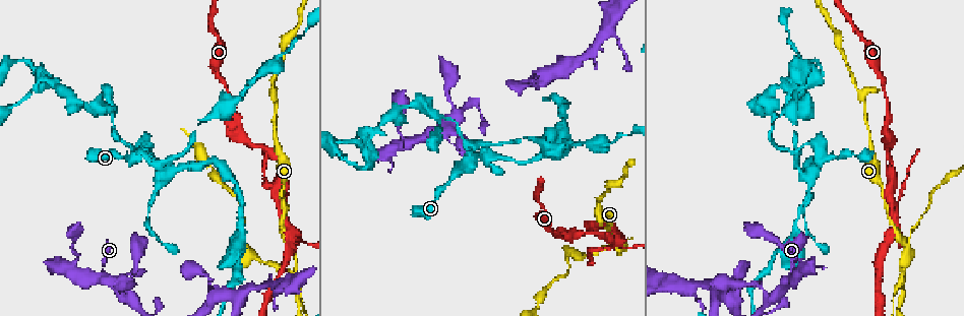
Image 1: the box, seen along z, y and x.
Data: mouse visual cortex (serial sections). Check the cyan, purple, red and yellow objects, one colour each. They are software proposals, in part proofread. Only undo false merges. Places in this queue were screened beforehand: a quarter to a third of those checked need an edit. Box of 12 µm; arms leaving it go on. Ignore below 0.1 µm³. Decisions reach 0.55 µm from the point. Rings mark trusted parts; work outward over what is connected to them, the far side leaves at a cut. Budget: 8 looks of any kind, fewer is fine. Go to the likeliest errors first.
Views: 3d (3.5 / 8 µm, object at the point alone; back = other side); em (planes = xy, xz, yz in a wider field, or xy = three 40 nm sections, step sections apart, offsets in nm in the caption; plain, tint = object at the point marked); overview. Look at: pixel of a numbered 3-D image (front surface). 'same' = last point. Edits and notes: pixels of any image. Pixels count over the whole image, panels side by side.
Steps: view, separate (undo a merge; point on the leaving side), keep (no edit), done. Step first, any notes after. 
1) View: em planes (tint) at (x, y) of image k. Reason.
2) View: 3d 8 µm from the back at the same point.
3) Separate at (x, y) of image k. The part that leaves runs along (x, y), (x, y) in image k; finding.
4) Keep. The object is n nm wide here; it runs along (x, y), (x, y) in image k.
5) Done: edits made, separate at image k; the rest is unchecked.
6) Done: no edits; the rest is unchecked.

View: 3d 3.5 µm from the back at (297, 268) of image 1. Three arms meet.

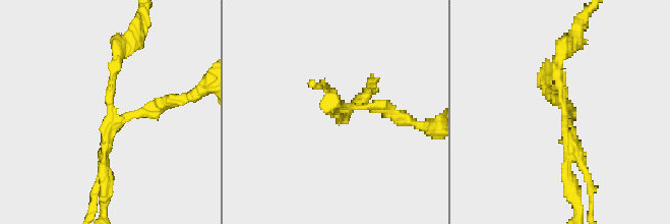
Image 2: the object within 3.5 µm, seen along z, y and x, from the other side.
View: em planes (tint) at (564, 113) of image 2. 3 arms meet here; the arms are 150, 150, 200 nm wide; need the tissue.

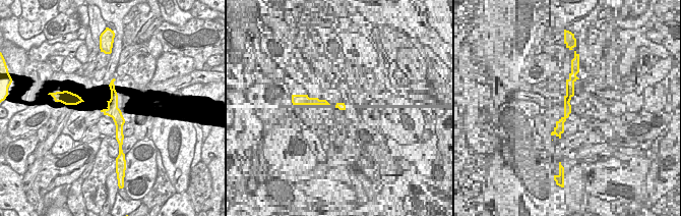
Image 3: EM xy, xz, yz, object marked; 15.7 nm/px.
View: em xy step 3 (tint) at the same point.

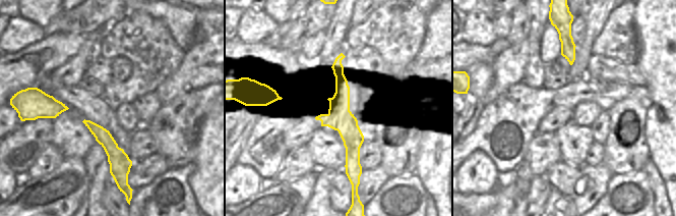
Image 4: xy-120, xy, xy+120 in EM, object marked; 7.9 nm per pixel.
Separate at (151, 104) of image 2. Two cells meet here.

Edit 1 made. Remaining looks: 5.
View: overview. See it whole again.

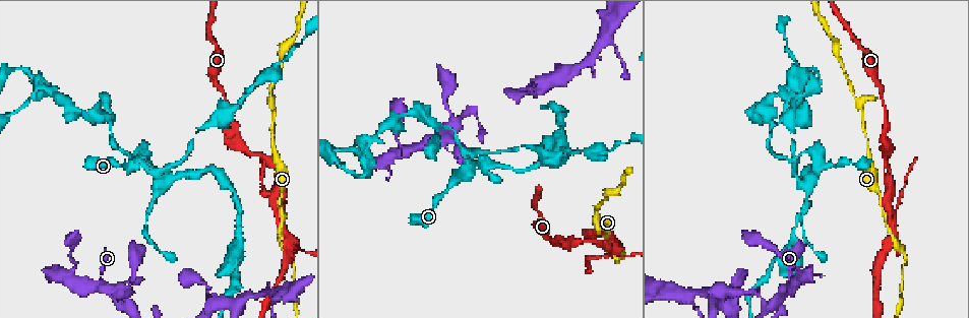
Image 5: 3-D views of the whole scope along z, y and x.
View: 3d 3.5 µm at (140, 160) of image 5.

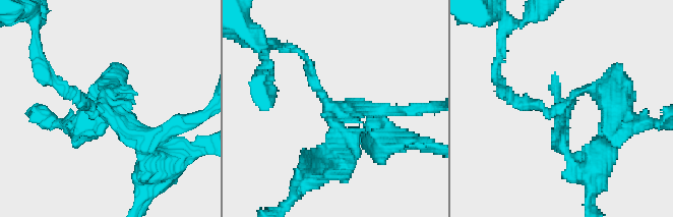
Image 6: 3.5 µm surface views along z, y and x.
View: em xy step 1 (tint) at (103, 107) of image 6. 3 arms meet here; the arms are 150, 200, 450 nm wide; need the tissue.

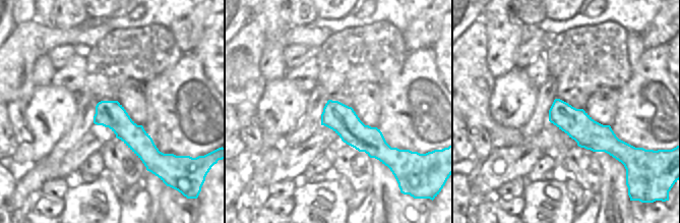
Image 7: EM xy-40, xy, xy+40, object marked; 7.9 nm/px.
Keep. The object is 220 nm wide here; it runs along (104, 102), (141, 158) in image 6; all the same cell.

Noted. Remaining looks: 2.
View: em xy step 5 (tint) at (435, 128) of image 5.

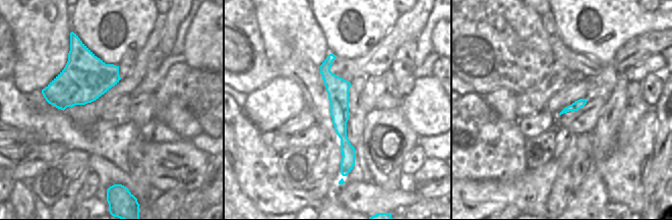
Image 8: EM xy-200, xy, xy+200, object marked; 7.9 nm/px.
View: 3d 3.5 µm at the same point.

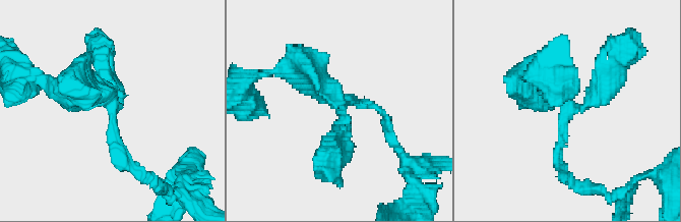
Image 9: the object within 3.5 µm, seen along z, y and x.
Keep. It runs along (330, 57), (345, 172) in image 8; continuous, no second cell.

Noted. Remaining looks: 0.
Done: edits made, separate at image 2; the rest is unchecked.

